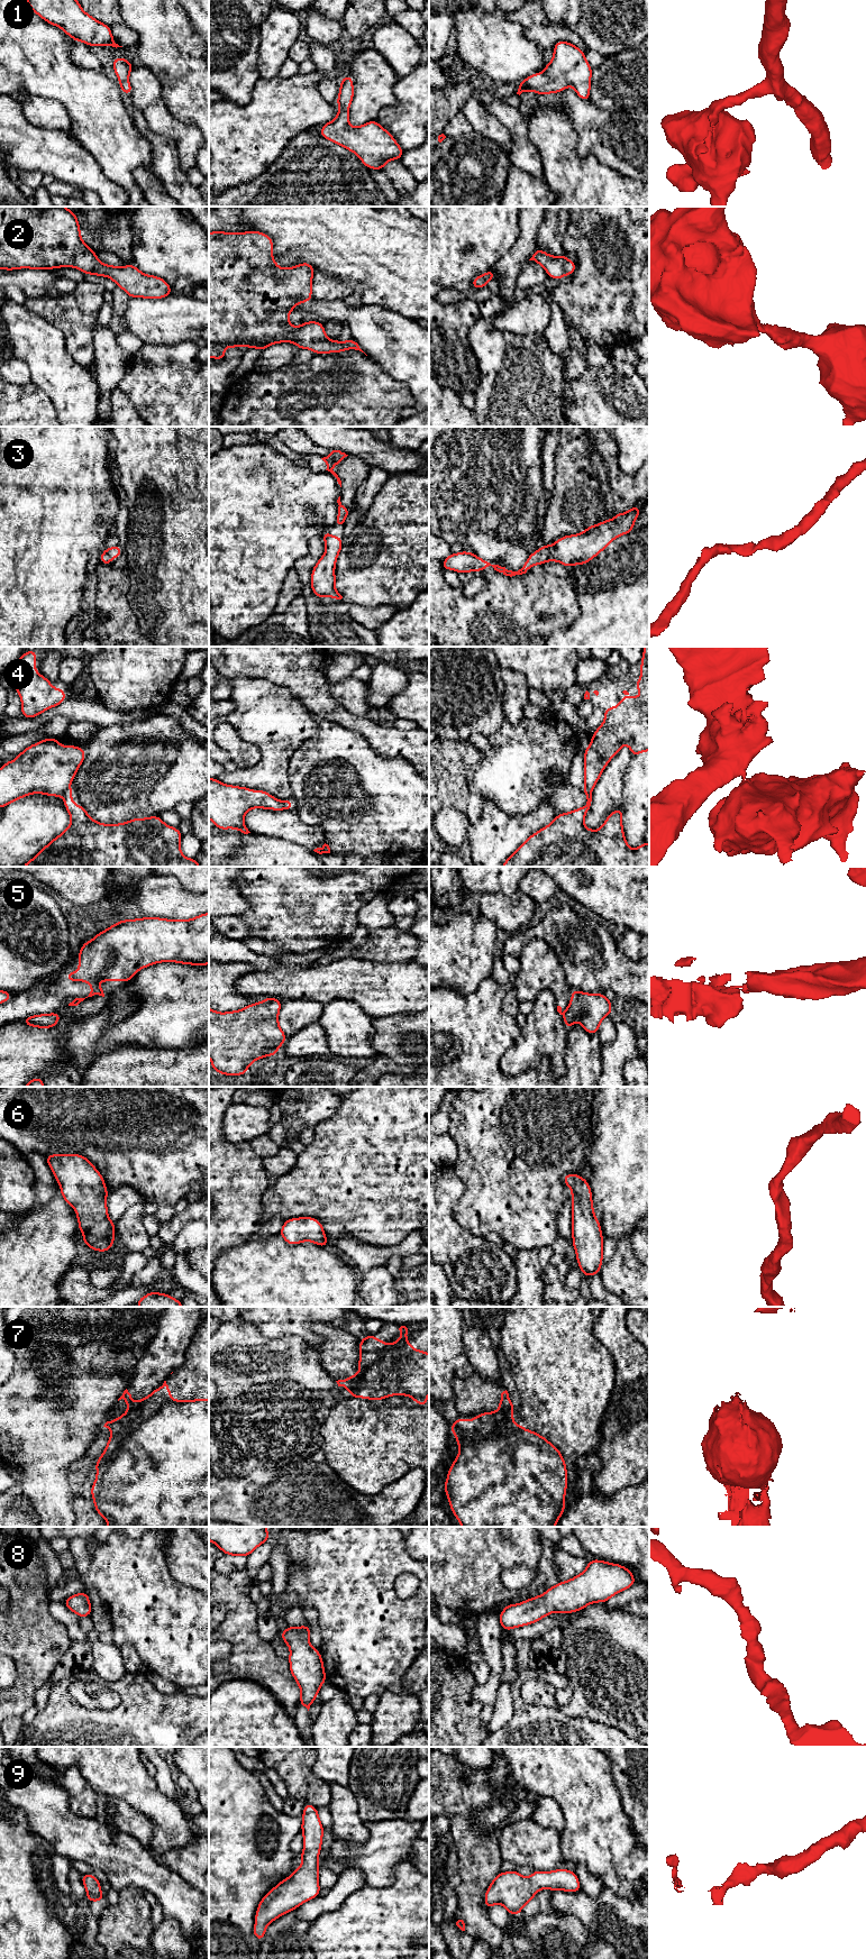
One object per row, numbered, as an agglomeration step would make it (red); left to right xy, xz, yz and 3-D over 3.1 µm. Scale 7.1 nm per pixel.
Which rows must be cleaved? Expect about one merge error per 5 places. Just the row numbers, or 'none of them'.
4, 5, 7

